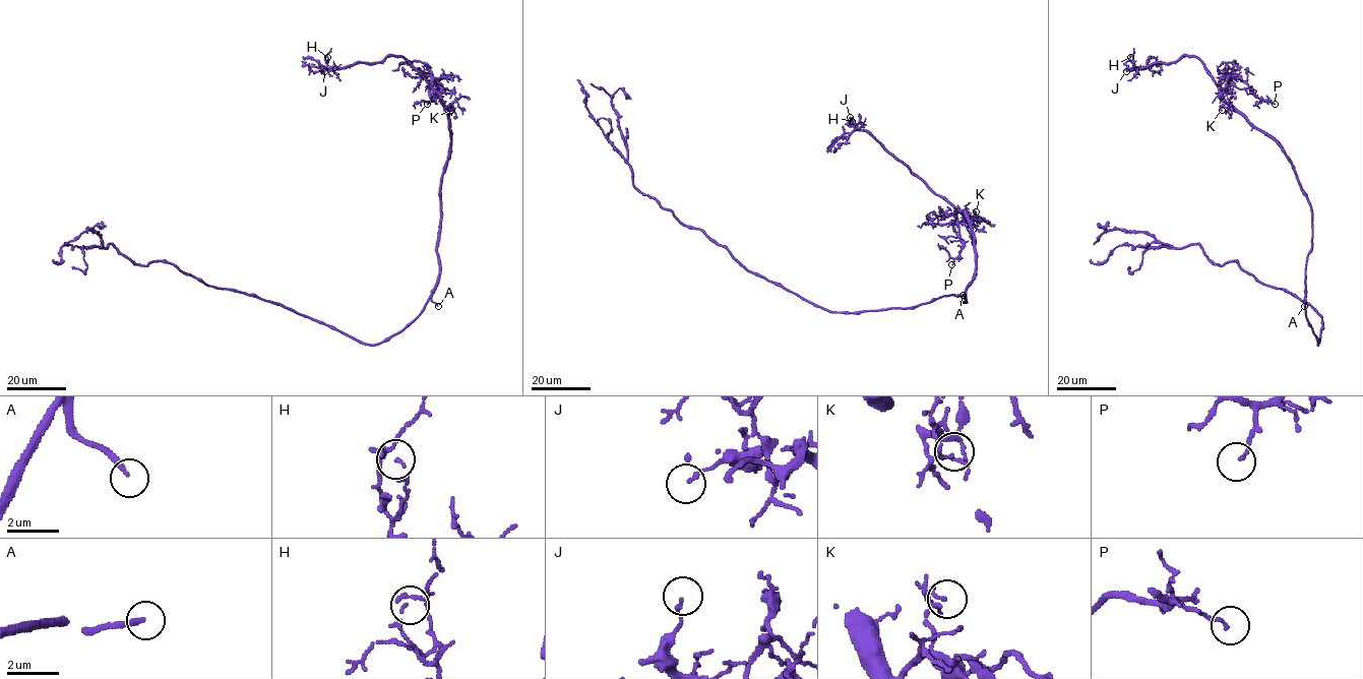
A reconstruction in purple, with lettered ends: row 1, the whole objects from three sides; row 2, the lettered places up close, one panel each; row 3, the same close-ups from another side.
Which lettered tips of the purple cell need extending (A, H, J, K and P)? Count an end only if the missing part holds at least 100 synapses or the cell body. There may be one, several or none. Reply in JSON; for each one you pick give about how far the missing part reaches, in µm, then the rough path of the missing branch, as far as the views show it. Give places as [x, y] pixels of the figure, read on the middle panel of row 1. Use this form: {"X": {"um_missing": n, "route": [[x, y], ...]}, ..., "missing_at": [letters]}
{"A": {"um_missing": 20, "route": [[963, 295], [970, 295], [986, 305], [998, 302]]}, "missing_at": ["A"]}

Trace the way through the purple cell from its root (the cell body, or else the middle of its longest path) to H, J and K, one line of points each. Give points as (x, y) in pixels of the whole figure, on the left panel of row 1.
H: (393, 335), (421, 312), (438, 274), (450, 120), (438, 94), (404, 58), (327, 70), (327, 57)
J: (393, 335), (421, 312), (438, 274), (440, 178), (450, 120), (438, 94), (400, 57), (324, 71)
K: (393, 335), (421, 312), (438, 274), (440, 178), (450, 142), (450, 120), (446, 107), (451, 110)

